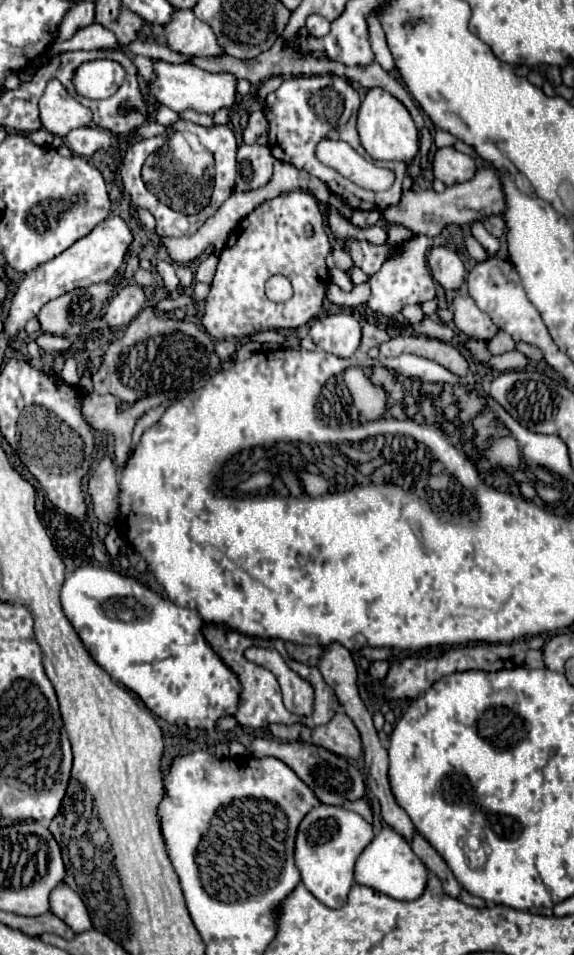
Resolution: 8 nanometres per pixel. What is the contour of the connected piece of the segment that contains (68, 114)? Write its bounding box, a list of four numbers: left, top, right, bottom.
[38,80,92,136]

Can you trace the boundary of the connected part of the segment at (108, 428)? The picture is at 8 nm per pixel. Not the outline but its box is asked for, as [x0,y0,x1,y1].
[82,390,178,472]

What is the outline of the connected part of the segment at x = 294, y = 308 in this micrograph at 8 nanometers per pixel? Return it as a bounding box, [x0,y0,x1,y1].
[202,190,330,338]

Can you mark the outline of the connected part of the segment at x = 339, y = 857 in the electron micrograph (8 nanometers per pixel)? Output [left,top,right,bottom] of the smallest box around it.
[296,804,374,908]

